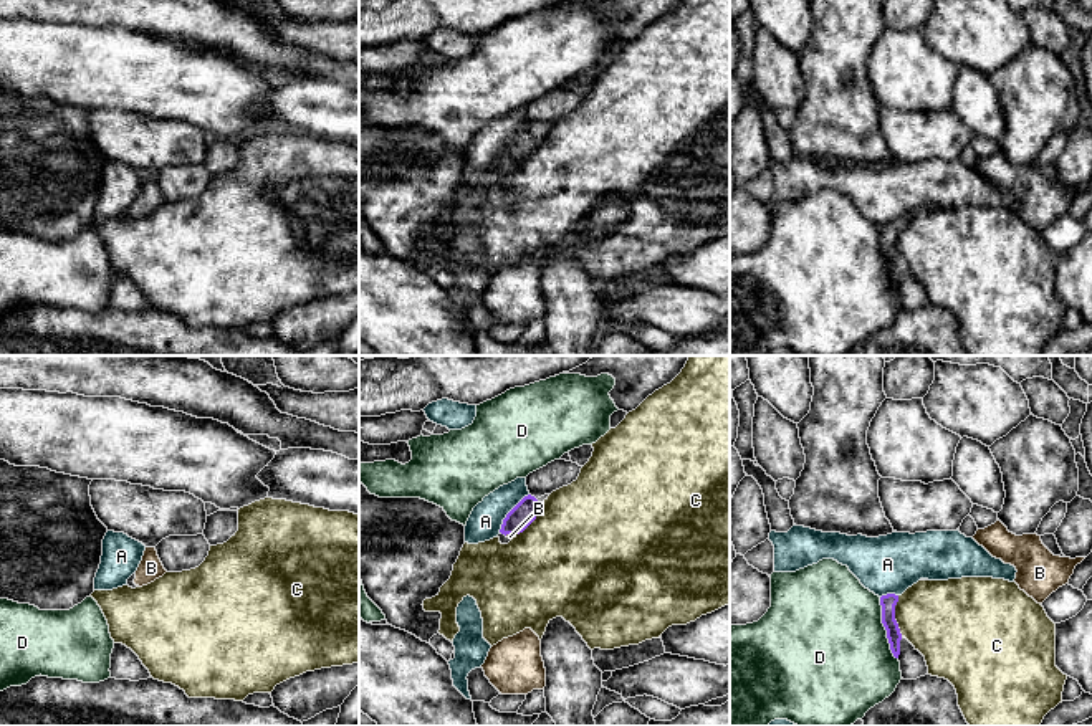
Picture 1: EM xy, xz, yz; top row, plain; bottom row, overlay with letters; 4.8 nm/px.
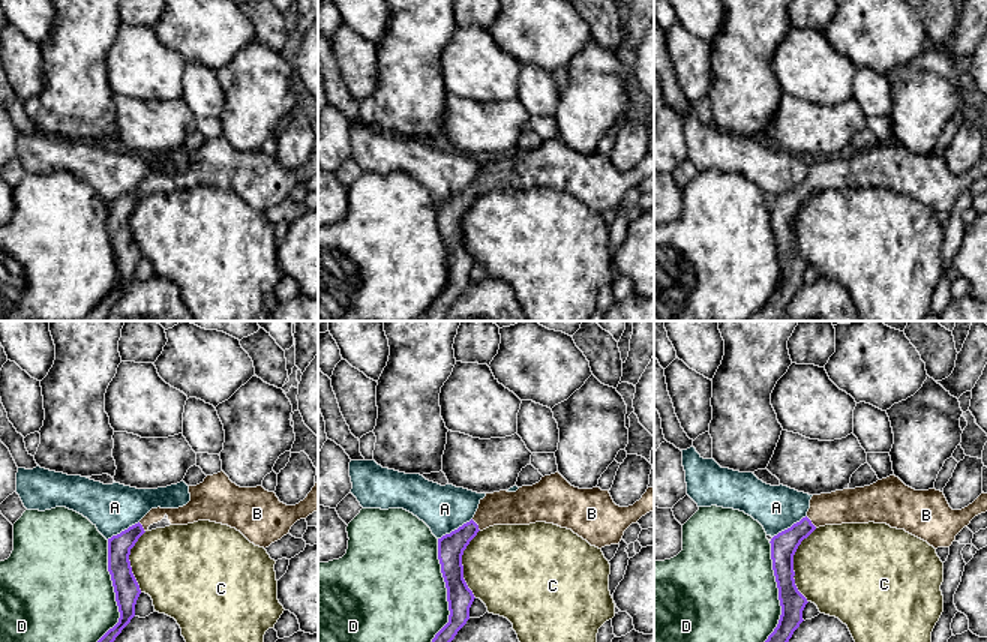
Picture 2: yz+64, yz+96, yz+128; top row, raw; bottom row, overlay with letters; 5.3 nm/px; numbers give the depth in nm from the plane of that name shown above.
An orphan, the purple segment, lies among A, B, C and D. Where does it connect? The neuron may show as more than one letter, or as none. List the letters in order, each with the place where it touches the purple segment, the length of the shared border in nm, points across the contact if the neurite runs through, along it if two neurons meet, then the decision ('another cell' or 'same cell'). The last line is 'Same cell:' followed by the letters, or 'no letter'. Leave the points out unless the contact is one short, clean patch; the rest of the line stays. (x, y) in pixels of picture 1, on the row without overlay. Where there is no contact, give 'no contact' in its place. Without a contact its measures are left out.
A: meets purple in xz at (508, 143); contact 240 nm long; border along xz (528, 123), (507, 144), (498, 161); another cell
B: meets purple in xz at (510, 162); contact 60 nm long; runs through xz (526, 139), (510, 162), (510, 166); same cell
C: meets purple in yz at (894, 245); contact 200 nm long; another cell
D: meets purple in yz at (886, 258); contact 320 nm long; another cell
Same cell: B

